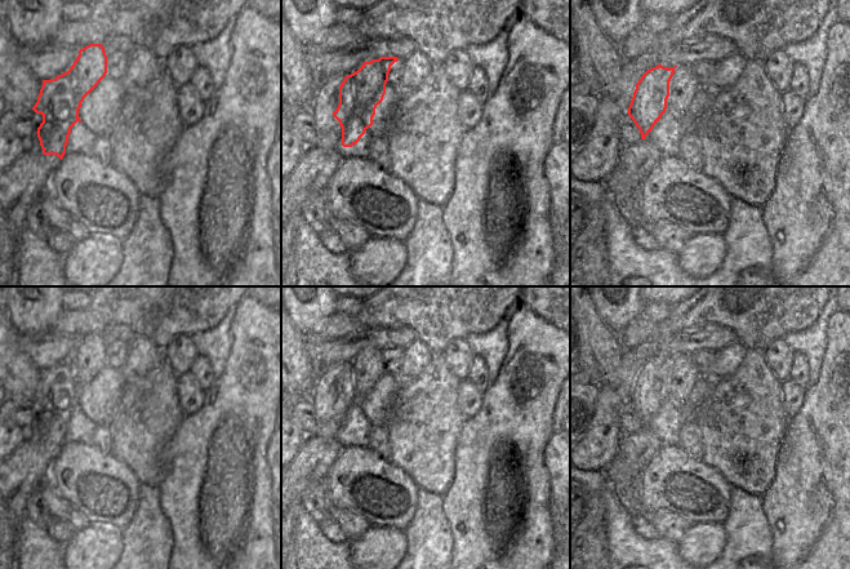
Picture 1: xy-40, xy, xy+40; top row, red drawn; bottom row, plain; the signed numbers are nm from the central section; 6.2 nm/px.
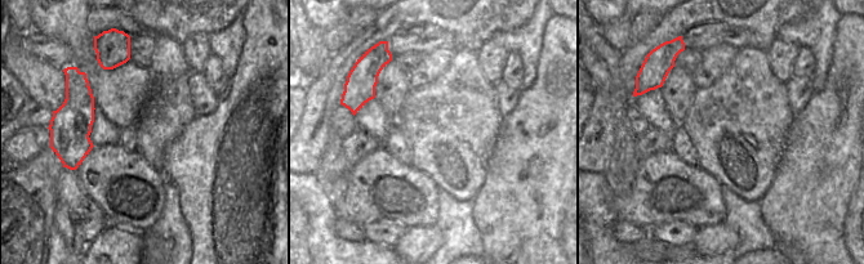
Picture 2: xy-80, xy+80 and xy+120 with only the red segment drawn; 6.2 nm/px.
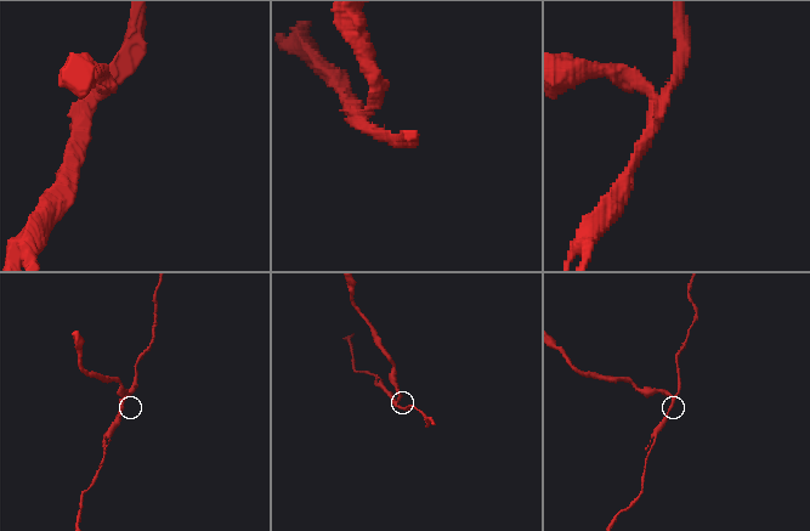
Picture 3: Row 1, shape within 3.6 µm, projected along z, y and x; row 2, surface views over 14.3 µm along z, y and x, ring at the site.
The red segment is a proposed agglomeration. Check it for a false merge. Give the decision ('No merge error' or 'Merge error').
Merge error

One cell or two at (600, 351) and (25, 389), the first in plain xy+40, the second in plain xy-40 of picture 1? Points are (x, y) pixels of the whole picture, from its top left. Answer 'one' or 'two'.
one

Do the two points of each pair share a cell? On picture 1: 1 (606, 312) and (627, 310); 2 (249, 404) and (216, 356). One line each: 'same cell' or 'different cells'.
1: same cell
2: different cells

